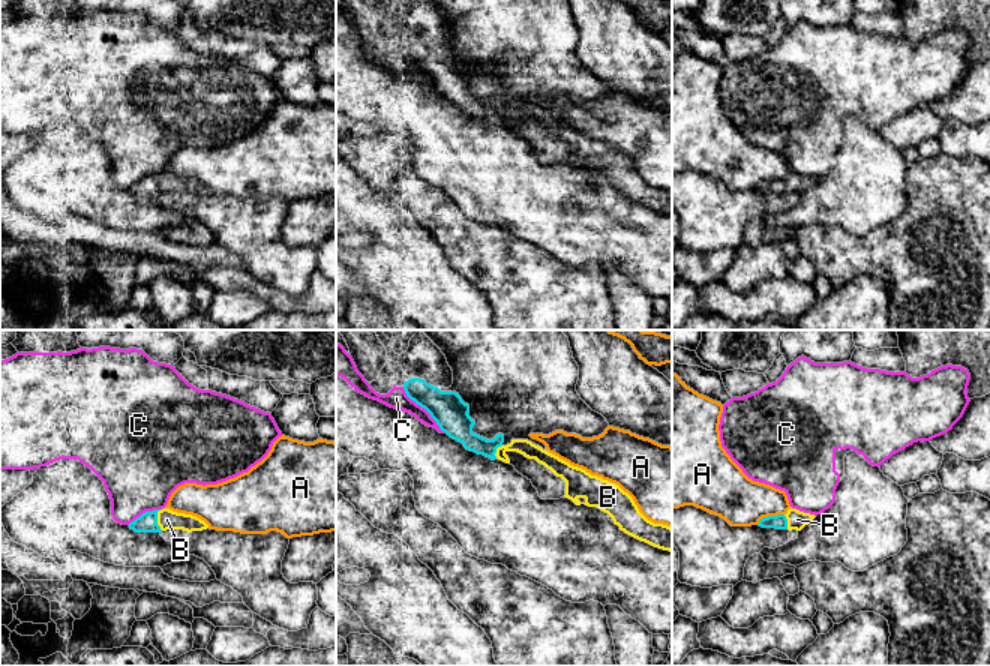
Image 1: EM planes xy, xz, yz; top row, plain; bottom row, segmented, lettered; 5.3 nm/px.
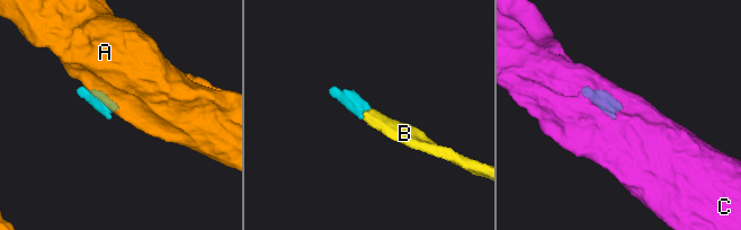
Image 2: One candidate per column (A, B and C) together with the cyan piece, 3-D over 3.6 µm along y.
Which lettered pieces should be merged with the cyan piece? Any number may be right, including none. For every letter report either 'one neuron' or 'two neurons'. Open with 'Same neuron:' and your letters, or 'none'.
Same neuron: B
A: two neurons
B: one neuron
C: two neurons

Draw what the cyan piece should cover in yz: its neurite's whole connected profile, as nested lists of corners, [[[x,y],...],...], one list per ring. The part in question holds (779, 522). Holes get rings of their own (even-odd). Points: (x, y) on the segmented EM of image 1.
[[[790,507],[786,514],[762,518],[758,525],[762,528],[801,531],[814,518],[816,518],[814,514],[804,513]]]

